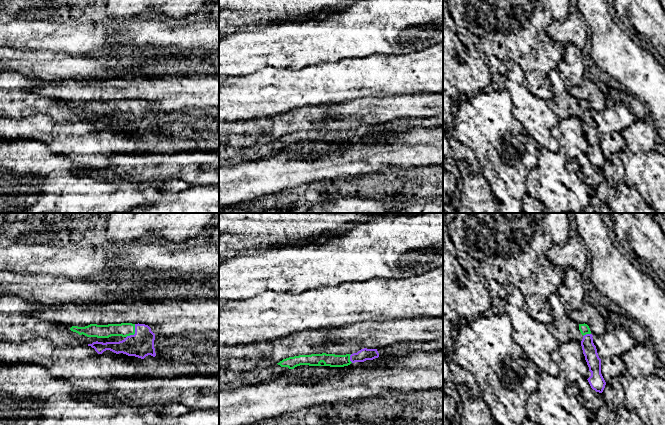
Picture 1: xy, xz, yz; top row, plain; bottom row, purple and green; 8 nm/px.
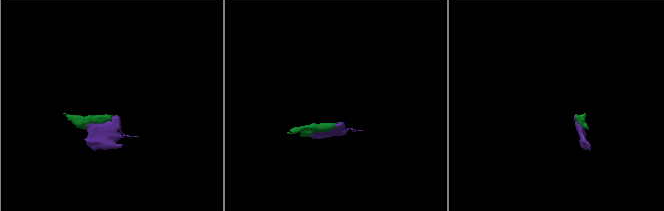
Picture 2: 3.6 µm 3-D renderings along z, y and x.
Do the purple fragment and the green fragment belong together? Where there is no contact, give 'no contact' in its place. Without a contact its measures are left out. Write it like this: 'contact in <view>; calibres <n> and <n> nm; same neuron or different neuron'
contact in xy; calibres 200 and 110 nm; same neuron

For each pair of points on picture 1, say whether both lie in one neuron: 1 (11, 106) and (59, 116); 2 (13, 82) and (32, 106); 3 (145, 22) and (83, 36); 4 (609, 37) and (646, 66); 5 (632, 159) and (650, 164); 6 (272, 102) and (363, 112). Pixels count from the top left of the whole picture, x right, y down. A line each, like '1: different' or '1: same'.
1: same
2: same
3: same
4: same
5: same
6: different

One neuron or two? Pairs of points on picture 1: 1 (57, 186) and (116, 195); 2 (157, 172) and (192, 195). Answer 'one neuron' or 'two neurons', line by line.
1: one neuron
2: two neurons

